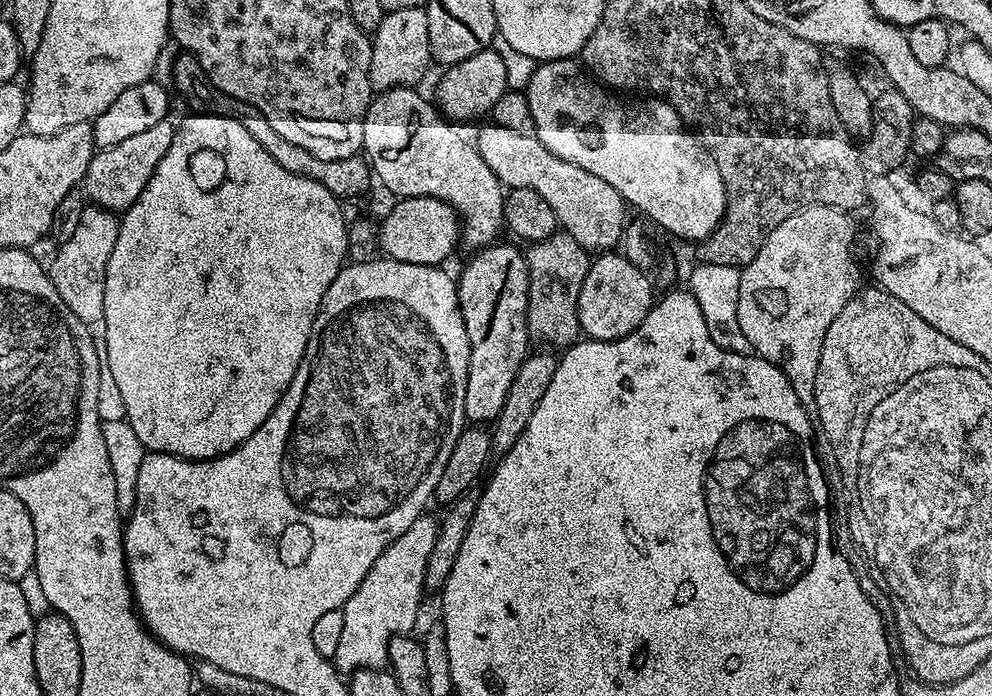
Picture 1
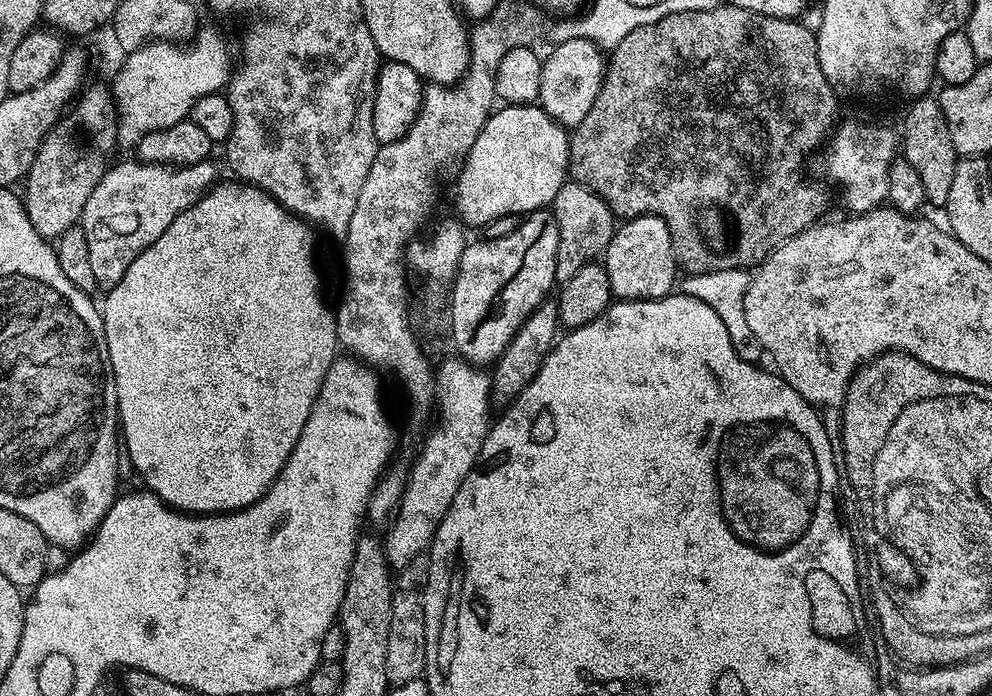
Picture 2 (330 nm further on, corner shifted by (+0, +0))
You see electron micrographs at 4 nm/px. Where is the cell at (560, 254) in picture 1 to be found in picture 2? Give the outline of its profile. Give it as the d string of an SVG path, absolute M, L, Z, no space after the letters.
M565 182L558 190L550 205L553 218L558 222L558 254L556 255L556 284L563 286L567 280L574 278L582 266L599 261L608 249L608 243L617 230L618 220L613 216L610 206L594 190L575 182Z

